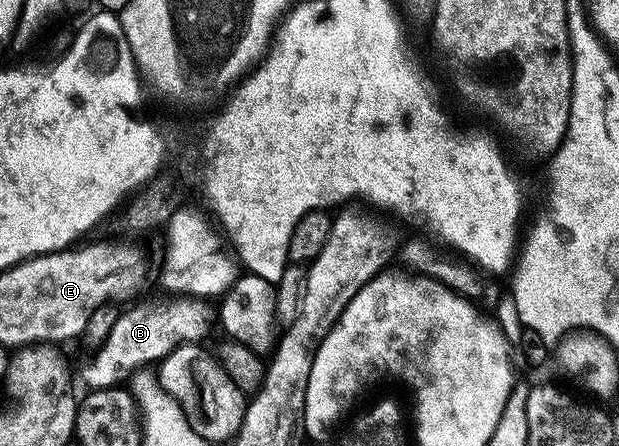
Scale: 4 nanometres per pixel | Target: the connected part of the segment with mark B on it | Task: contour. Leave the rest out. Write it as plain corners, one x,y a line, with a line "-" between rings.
171,295
161,301
147,301
122,310
105,343
96,350
93,359
84,365
82,379
88,388
114,388
121,376
145,363
158,362
168,356
178,345
194,344
204,340
211,325
214,326
216,308
206,298
190,295

